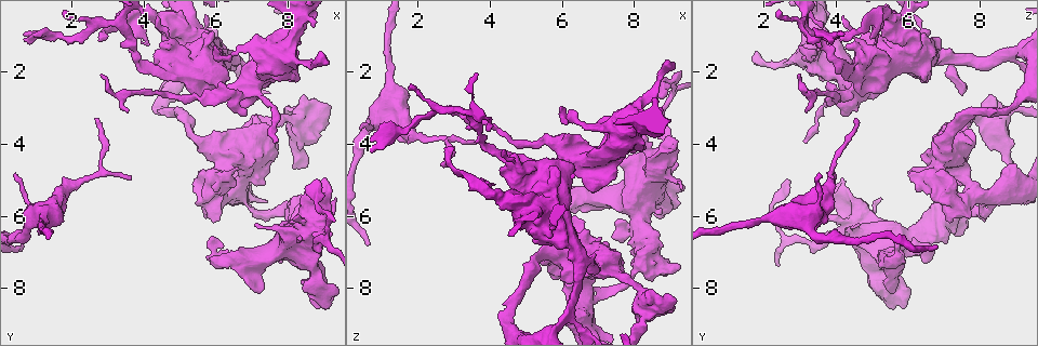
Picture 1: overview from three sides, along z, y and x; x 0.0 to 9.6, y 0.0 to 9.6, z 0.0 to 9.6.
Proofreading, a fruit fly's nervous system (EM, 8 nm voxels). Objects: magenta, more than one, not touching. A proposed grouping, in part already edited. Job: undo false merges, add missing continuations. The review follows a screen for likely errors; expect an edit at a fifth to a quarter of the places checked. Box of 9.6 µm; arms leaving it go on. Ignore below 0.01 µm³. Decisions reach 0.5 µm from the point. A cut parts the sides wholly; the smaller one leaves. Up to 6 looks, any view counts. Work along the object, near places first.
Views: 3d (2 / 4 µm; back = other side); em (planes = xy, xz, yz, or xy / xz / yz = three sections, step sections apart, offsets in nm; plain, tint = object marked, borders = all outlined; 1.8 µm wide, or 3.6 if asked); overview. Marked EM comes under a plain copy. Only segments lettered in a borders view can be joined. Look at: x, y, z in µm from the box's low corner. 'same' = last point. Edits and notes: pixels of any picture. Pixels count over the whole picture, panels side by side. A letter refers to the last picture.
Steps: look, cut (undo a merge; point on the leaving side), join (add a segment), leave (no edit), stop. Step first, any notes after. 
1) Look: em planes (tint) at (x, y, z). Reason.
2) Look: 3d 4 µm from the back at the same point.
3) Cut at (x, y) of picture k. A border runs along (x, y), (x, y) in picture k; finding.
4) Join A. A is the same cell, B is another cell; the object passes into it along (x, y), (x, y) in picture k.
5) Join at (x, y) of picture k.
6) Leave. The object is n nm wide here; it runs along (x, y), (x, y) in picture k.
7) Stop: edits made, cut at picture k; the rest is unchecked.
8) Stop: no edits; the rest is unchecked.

Look: em planes (borders) at (2.85, 2.05, 2.90). Tapers out.

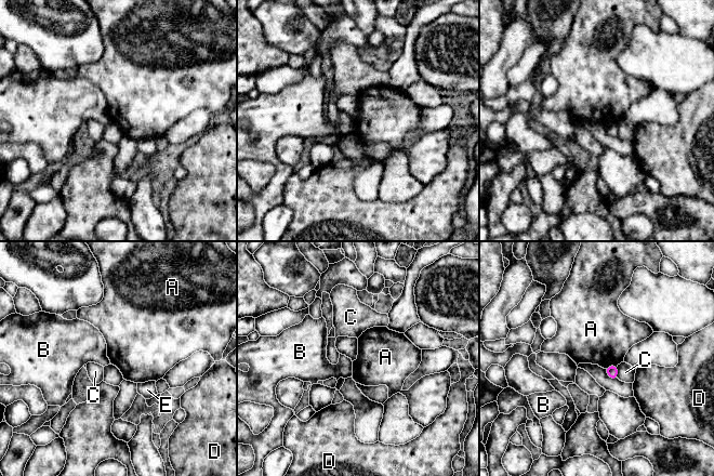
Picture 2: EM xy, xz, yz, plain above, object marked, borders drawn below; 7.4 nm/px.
Leave. The longest contact is with A, 100 nm; A, B, C, D and E are other cells; a border runs along (617, 365), (610, 365), (605, 368) in picture 2; no lettered segment goes on from it.

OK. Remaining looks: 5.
Look: 3d 2 µm at (6.60, 4.70, 6.20). Free end.

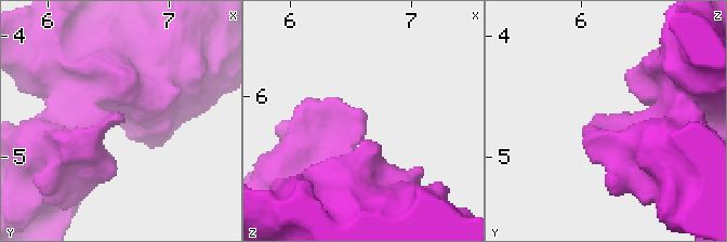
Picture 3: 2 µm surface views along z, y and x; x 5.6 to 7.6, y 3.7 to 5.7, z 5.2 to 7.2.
Look: em planes (borders) at (6.58, 4.66, 6.12).

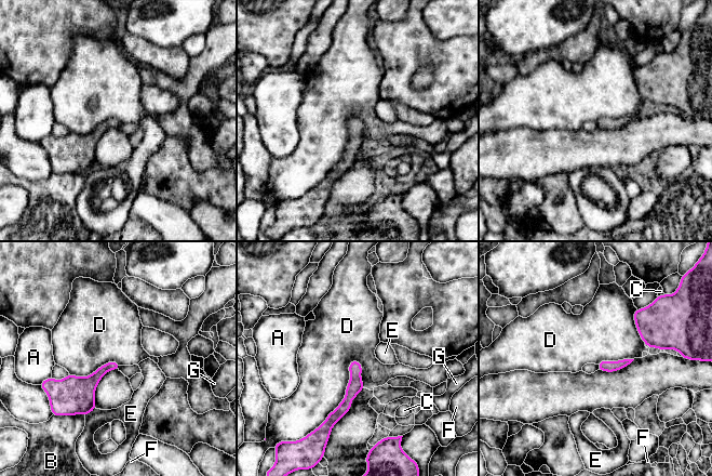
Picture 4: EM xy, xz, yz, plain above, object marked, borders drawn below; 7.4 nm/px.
Leave. A, B, C, D, E, F and G are other cells; none of them fits.

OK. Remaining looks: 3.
Look: 3d 2 µm at (8.95, 1.50, 1.75). Free end.

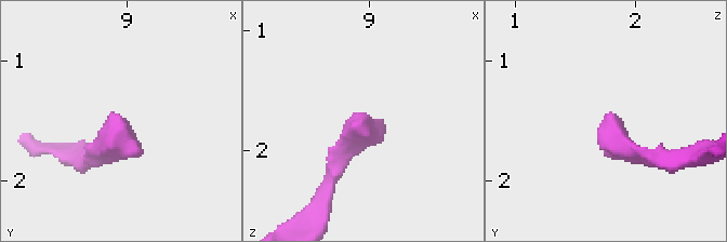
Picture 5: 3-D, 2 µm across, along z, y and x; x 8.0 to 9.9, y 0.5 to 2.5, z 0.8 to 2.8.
Look: em xy step 16 (borders) at (8.96, 1.44, 1.76).

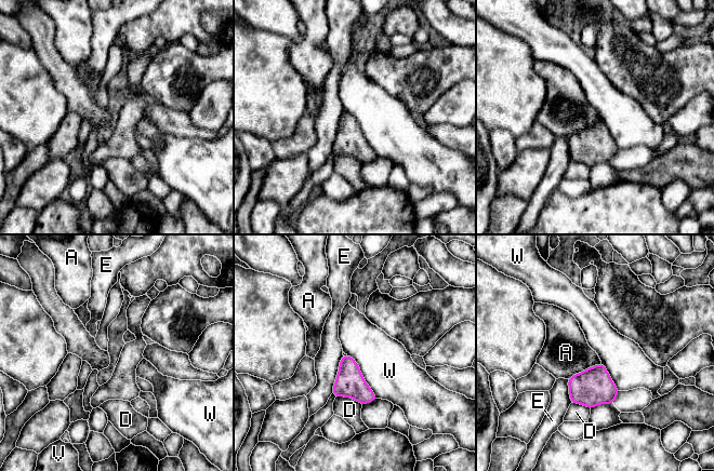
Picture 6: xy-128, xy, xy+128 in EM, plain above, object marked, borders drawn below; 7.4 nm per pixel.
Leave. A, D, E, V and W are other cells; a border runs along (346, 353), (378, 398) in picture 6; none of them fits.

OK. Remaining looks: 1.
Stop: no edits; the rest is unchecked.

